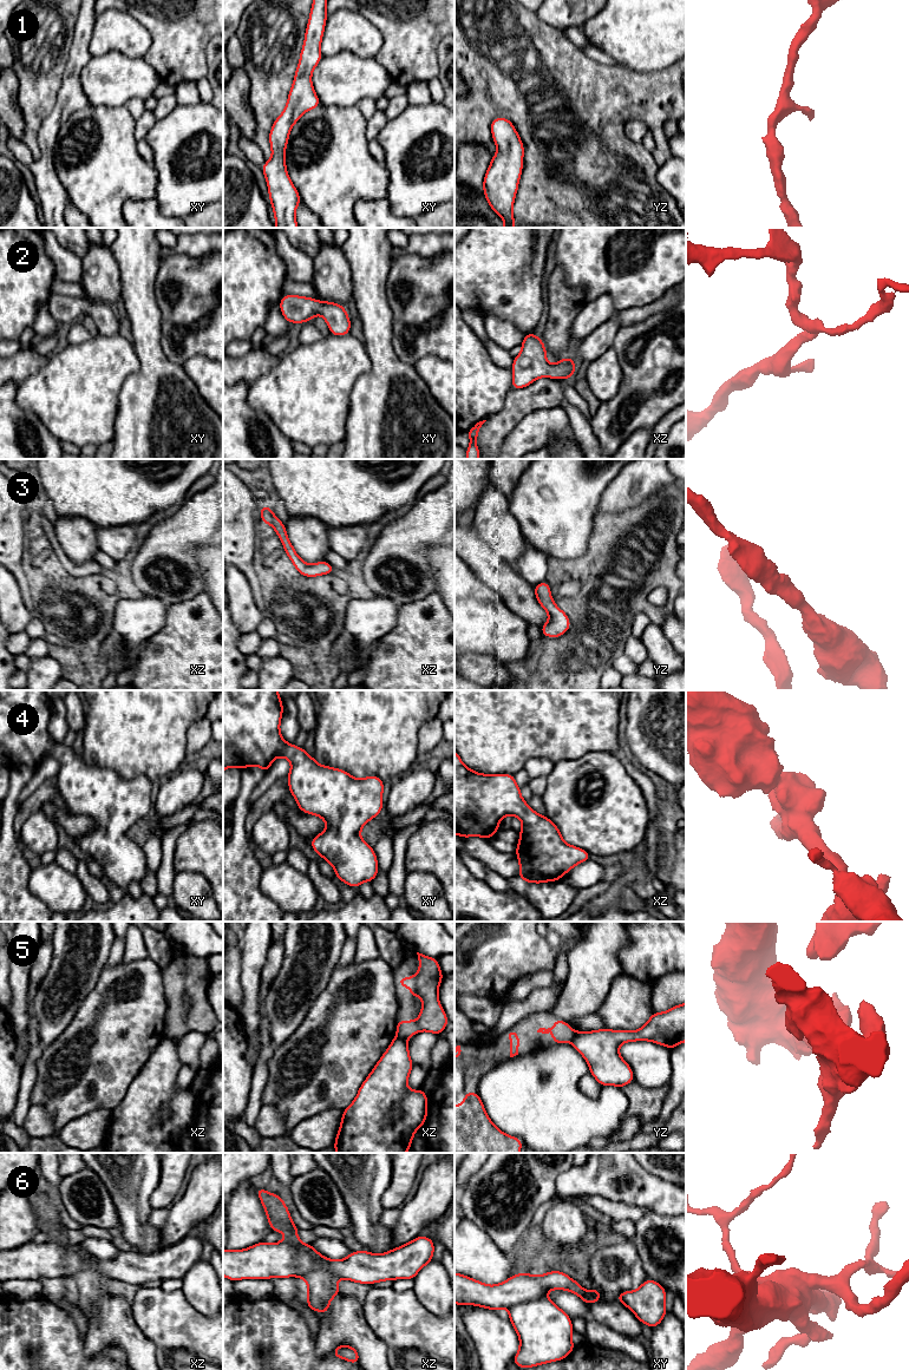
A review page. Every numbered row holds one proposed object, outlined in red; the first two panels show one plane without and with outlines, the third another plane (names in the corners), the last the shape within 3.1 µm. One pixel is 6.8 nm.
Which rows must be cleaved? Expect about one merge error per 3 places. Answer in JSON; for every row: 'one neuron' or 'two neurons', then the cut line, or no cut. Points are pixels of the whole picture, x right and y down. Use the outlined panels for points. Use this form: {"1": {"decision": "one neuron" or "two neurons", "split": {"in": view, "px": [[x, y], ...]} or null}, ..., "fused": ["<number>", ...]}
{"1": {"decision": "one neuron", "split": null}, "2": {"decision": "one neuron", "split": null}, "3": {"decision": "one neuron", "split": null}, "4": {"decision": "one neuron", "split": null}, "5": {"decision": "two neurons", "split": {"in": "xz", "px": [[396, 1035], [405, 1040]]}}, "6": {"decision": "two neurons", "split": {"in": "xz", "px": [[295, 1276], [315, 1267], [327, 1266], [340, 1277]]}}, "fused": ["5", "6"]}

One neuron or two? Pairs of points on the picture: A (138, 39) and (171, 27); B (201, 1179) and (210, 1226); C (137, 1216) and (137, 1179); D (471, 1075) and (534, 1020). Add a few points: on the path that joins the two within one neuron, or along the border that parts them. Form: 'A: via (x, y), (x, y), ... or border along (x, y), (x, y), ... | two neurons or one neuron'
A: border along (131, 14), (151, 38), (151, 45), (143, 57) | two neurons
B: border along (210, 1214), (188, 1234) | two neurons
C: via (137, 1206), (137, 1188) | one neuron
D: via (486, 1060), (508, 1046), (518, 1035) | one neuron

